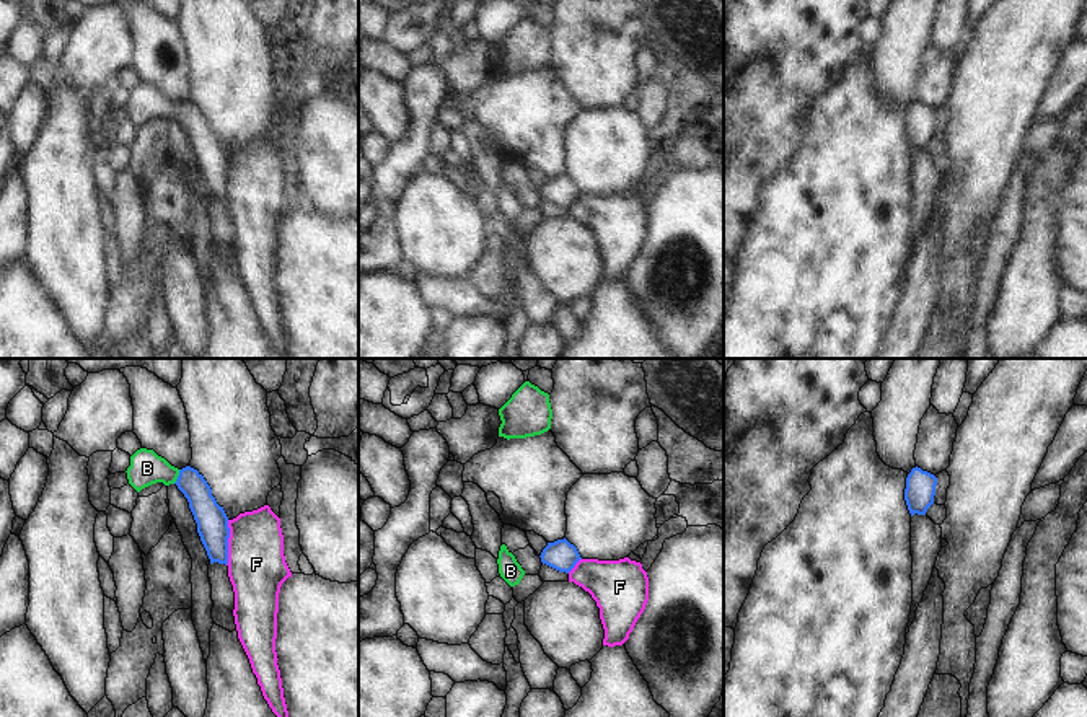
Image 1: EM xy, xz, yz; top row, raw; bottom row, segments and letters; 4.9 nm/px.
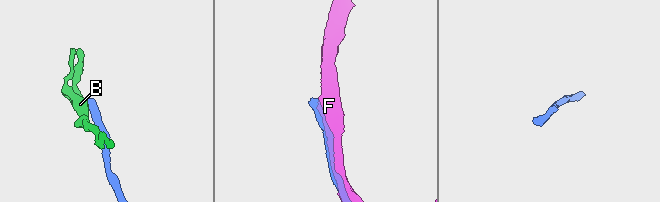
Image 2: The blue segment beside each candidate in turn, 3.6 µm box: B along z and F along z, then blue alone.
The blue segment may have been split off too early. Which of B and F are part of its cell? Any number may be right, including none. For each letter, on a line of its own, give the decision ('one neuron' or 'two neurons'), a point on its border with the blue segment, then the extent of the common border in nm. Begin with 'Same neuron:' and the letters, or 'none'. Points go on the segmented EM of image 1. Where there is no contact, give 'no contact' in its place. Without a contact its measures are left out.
Same neuron: B
B: one neuron | xy (178, 476) | 80 nm
F: two neurons | xy (227, 543) | 220 nm

